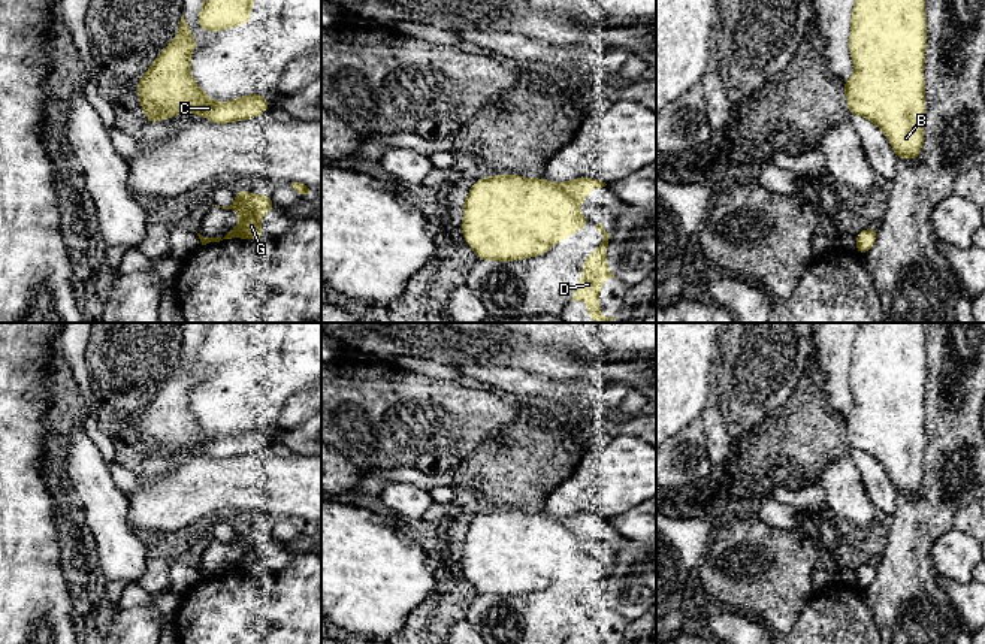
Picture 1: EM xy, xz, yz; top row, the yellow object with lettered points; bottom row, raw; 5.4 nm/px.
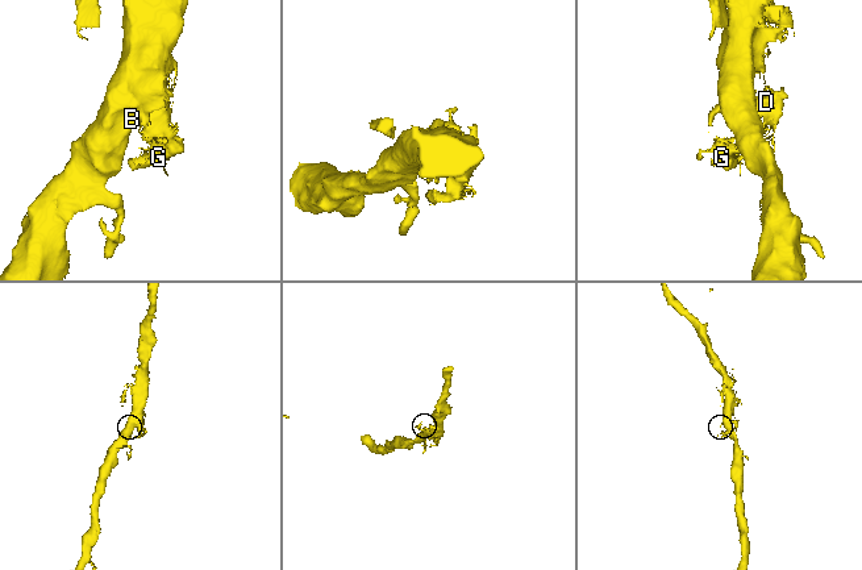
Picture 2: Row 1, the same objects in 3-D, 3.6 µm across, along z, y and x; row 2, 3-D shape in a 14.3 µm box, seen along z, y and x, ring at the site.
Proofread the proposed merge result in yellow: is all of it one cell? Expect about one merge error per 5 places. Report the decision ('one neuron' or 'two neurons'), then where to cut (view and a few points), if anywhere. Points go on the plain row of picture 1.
one neuron; cut none

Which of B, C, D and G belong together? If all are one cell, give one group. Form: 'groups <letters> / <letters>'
groups B C D G

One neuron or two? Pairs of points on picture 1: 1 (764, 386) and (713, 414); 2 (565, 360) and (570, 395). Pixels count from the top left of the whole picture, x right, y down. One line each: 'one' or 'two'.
1: two
2: two

